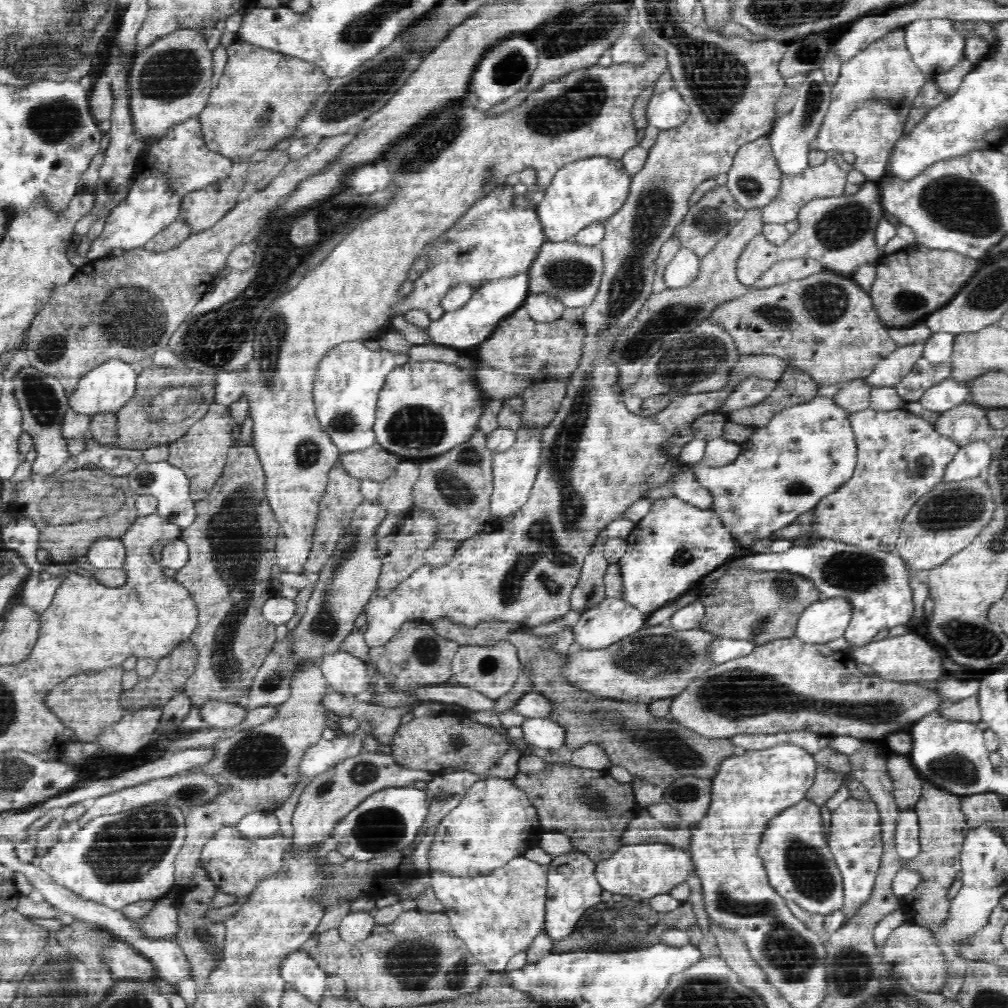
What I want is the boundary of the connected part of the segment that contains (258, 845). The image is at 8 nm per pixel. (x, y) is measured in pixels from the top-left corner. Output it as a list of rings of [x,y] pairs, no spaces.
[[[236,826],[222,827],[206,841],[201,850],[200,863],[219,892],[243,899],[252,893],[258,881],[268,877],[280,865],[284,856],[285,838],[280,832],[272,836],[248,838],[240,834]]]

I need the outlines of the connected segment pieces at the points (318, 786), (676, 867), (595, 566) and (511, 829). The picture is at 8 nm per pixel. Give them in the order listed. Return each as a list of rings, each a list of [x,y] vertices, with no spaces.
[[[367,752],[345,757],[340,764],[336,764],[324,772],[314,776],[303,789],[299,801],[293,810],[292,826],[293,841],[296,849],[309,848],[320,840],[331,840],[332,828],[346,813],[352,812],[361,801],[366,800],[372,793],[389,785],[400,787],[410,785],[414,780],[428,782],[434,773],[427,769],[406,768],[396,762],[392,755],[368,754]]]
[[[661,841],[624,844],[610,858],[597,863],[597,878],[604,891],[630,898],[634,895],[642,899],[652,899],[654,896],[670,893],[676,886],[687,882],[689,877],[696,875],[696,864],[688,848],[678,848],[676,845],[664,844]]]
[[[600,535],[583,564],[582,574],[575,590],[572,591],[570,604],[574,612],[581,614],[596,607],[606,597],[604,591],[604,574],[608,568],[608,561],[604,558],[604,544],[607,538]]]
[[[498,777],[480,778],[468,789],[462,802],[442,822],[437,824],[435,838],[427,854],[427,872],[442,871],[451,876],[474,877],[490,873],[509,860],[522,856],[540,842],[544,834],[543,825],[536,808],[532,806],[527,794],[512,782],[512,779]]]

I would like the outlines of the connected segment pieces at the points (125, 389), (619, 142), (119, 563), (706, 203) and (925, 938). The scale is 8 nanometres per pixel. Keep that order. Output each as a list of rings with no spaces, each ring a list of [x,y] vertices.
[[[110,357],[82,376],[75,390],[67,396],[68,406],[74,413],[90,417],[98,413],[116,414],[133,398],[137,376],[130,363],[120,360],[119,357]]]
[[[646,48],[646,52],[648,60],[638,69],[633,64],[612,63],[608,68],[594,64],[584,69],[572,70],[550,84],[545,82],[534,91],[536,96],[528,96],[528,100],[518,108],[504,112],[502,116],[494,114],[498,115],[498,118],[488,118],[486,112],[466,108],[466,104],[450,106],[440,114],[428,118],[414,132],[414,136],[398,142],[384,154],[384,160],[388,162],[394,178],[394,188],[398,188],[392,204],[390,198],[394,190],[386,188],[384,204],[376,204],[376,208],[372,208],[368,216],[360,216],[360,220],[356,220],[356,224],[348,228],[356,230],[350,232],[344,242],[344,236],[340,236],[340,240],[332,244],[334,252],[316,270],[304,276],[292,292],[282,294],[262,314],[260,322],[257,321],[258,326],[253,328],[252,360],[241,369],[214,374],[216,404],[229,408],[242,397],[249,400],[249,411],[254,420],[253,446],[265,473],[264,492],[277,518],[275,553],[276,564],[281,572],[292,572],[296,575],[304,572],[313,546],[313,532],[320,500],[326,492],[329,473],[334,469],[341,454],[320,428],[320,422],[314,414],[312,376],[316,376],[316,364],[320,362],[320,356],[324,356],[324,352],[328,352],[332,344],[340,344],[340,340],[370,340],[389,329],[393,318],[388,315],[389,310],[402,297],[398,290],[406,282],[412,264],[420,258],[420,252],[424,252],[424,244],[444,233],[453,224],[452,220],[460,220],[460,216],[468,212],[468,204],[472,206],[497,185],[504,184],[510,174],[519,173],[524,168],[533,168],[537,176],[536,189],[545,193],[553,176],[565,164],[593,156],[621,160],[630,148],[638,145],[638,129],[632,118],[632,106],[643,89],[652,86],[664,72],[669,71],[669,63],[663,53],[652,52],[650,48]]]
[[[102,537],[94,541],[86,554],[87,561],[92,568],[106,570],[106,568],[124,568],[128,556],[127,546],[123,538]]]
[[[718,185],[689,208],[675,234],[680,239],[682,247],[694,251],[698,258],[702,259],[744,218],[746,211],[746,208],[736,203],[735,196],[726,185]]]
[[[908,921],[890,932],[886,945],[882,950],[882,957],[891,968],[894,968],[896,976],[910,984],[918,992],[939,992],[944,988],[944,955],[934,943],[933,931],[923,926]]]

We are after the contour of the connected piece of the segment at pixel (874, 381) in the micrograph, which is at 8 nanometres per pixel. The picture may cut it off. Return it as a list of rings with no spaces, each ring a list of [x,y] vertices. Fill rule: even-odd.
[[[924,343],[897,346],[886,358],[880,360],[874,372],[863,378],[866,384],[877,387],[893,387],[909,372],[912,372],[915,362],[924,356]]]

